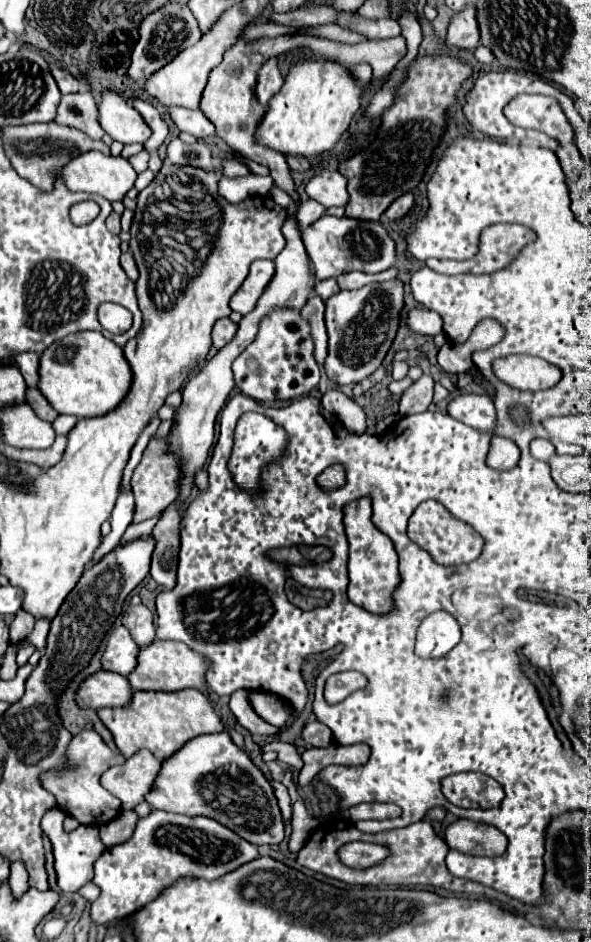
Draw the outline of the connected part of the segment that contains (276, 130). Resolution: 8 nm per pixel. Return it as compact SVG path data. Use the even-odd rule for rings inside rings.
M330 60L298 62L290 68L280 92L266 106L264 118L260 120L260 124L254 132L254 138L260 146L276 150L282 156L302 156L302 158L320 156L324 152L330 152L338 144L342 134L348 130L352 116L360 108L360 98L362 98L362 86L352 78L352 74L346 66L342 66L338 62L330 62Z

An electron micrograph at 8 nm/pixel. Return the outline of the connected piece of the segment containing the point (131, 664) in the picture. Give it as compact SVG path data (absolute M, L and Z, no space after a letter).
M118 626L108 636L106 652L102 656L102 666L106 670L112 670L112 672L128 676L136 668L138 652L140 652L140 646L134 644L128 628Z

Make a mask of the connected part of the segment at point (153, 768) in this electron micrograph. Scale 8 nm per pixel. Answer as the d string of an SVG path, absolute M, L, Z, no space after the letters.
M140 750L122 766L106 770L100 780L102 786L122 802L122 808L134 810L152 790L160 768L162 762L158 762L154 754L150 754L148 750Z

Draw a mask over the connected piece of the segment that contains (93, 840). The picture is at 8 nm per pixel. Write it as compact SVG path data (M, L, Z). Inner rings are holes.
M51 808L50 812L46 812L42 816L40 825L43 833L50 838L52 843L54 870L58 870L58 888L60 890L74 890L74 888L80 888L92 880L92 864L106 850L106 846L102 844L96 826L78 826L72 832L64 832L64 815L66 814L62 809ZM64 848L74 848L74 850L64 850ZM82 870L86 870L86 872L82 872Z

